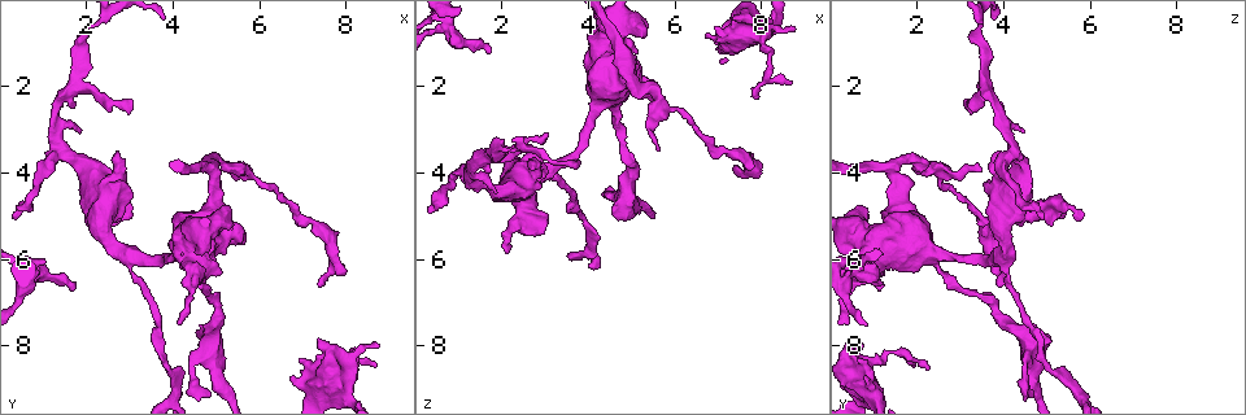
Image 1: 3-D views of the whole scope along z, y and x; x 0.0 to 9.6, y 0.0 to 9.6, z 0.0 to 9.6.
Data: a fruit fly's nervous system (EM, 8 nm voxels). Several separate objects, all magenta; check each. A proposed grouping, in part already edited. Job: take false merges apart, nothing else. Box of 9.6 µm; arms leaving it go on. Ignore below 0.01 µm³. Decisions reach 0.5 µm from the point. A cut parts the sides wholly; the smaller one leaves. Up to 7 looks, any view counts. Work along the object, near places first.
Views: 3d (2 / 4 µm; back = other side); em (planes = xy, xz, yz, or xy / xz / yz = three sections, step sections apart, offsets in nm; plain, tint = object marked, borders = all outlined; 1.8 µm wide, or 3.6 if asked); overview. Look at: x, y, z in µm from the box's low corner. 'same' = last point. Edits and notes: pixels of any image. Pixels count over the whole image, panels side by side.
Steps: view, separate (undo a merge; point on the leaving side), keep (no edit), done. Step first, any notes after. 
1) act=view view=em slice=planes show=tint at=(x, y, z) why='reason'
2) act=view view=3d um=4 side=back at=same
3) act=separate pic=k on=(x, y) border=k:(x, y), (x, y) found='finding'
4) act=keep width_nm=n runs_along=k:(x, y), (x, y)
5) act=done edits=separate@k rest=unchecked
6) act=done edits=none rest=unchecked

act=view view=3d um=4 at=(4.90, 3.85, 1.35) why='a fork'

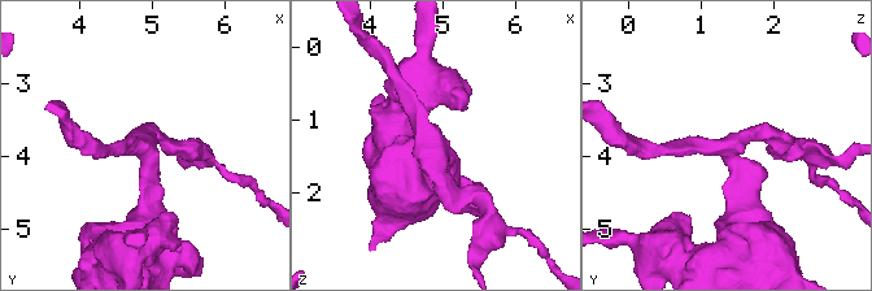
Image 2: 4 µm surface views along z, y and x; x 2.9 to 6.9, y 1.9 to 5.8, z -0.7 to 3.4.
act=view view=em um=3.6 slice=planes show=borders at=(4.85, 3.85, 1.40) arms=3 arm_widths_nm=190,200,340

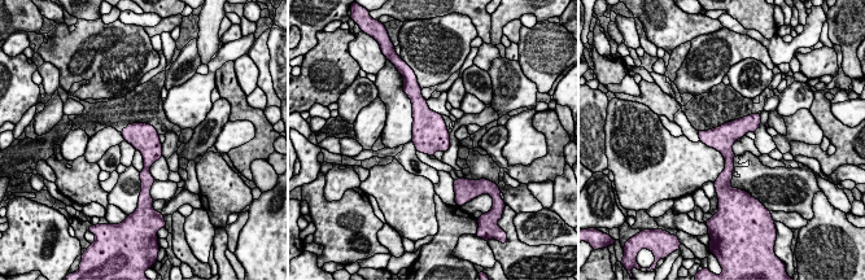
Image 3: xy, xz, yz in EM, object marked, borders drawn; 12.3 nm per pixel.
act=keep runs_along=3:(755, 117), (728, 140), (725, 174) found='one neuron here'

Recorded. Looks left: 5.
act=view view=em um=3.6 slice=planes show=plain at=(4.40, 5.60, 1.25) why='thick turns thin'

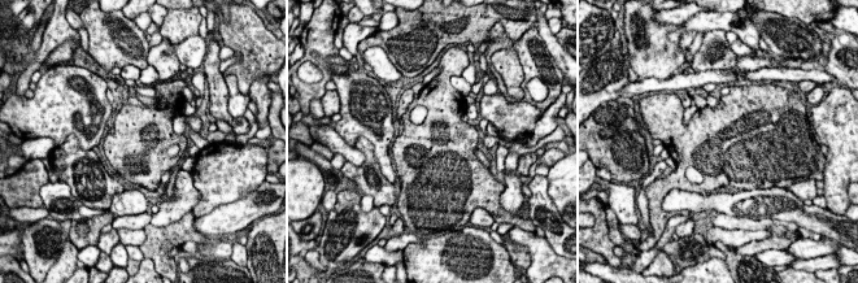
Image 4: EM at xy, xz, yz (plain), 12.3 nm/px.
act=view view=em um=3.6 slice=planes show=tint at=same why='with the object marked'

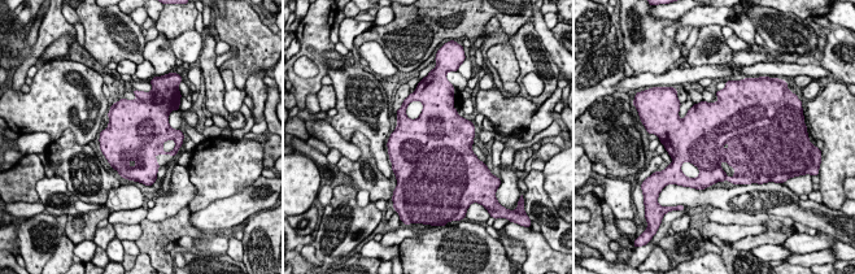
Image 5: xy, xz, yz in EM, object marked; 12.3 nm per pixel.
act=keep found='continuous, no second neuron'

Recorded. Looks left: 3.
act=view view=em slice=planes show=tint at=(0.60, 6.15, 0.70) why='three arms meet'

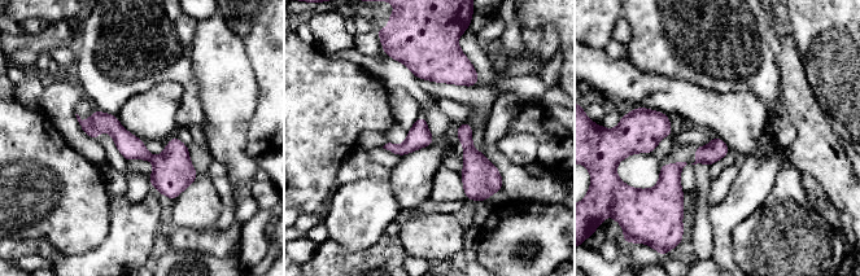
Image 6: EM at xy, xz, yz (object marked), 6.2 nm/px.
act=keep found='all the same neuron'

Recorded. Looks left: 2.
act=done edits=none rest=unchecked

